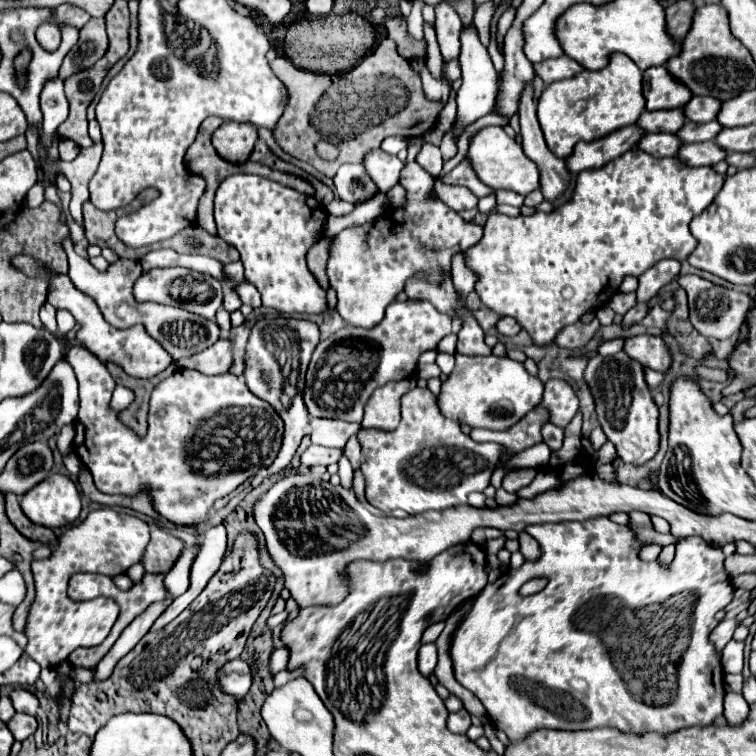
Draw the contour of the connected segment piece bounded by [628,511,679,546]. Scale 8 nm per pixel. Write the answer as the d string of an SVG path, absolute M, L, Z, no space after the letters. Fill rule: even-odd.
M634 511L629 515L630 521L628 526L632 528L632 532L636 534L636 540L640 544L658 544L658 546L666 546L666 544L676 544L679 539L672 538L672 534L660 534L656 532L652 520L647 513Z

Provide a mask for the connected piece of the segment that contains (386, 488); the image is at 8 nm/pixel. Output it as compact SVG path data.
M414 388L412 392L402 396L402 420L396 430L392 432L380 432L380 430L362 430L360 434L360 444L362 444L362 464L360 470L366 480L366 500L382 510L406 510L408 514L422 514L428 508L430 510L440 510L440 508L450 508L458 504L468 504L468 494L470 492L482 492L494 468L500 464L502 456L506 454L504 446L494 444L494 442L474 442L470 436L466 436L460 430L460 424L454 420L448 420L440 408L438 408L438 398L428 390L428 388Z

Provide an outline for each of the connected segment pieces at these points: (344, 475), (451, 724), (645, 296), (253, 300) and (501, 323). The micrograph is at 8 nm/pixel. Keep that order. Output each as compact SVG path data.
M344 456L344 458L340 460L340 482L342 482L342 486L346 486L346 488L352 486L352 472L354 472L354 470L352 470L348 458Z
M458 710L458 712L450 714L450 718L448 718L448 728L452 732L456 732L456 734L466 734L470 724L472 724L470 722L470 714L466 710Z
M666 258L660 260L660 264L654 264L644 276L640 276L640 286L636 290L638 302L646 302L658 294L660 288L670 284L680 274L680 262Z
M248 280L240 282L240 284L234 288L234 292L240 296L240 300L242 300L244 304L250 304L252 308L262 306L262 302L260 302L260 292L258 292L258 290L256 290L256 286L254 286L254 284L250 284Z
M504 316L504 318L500 318L500 320L498 320L496 330L498 330L500 334L504 334L504 336L514 336L514 334L518 334L518 332L520 332L520 326L516 324L516 320L512 320L512 318Z

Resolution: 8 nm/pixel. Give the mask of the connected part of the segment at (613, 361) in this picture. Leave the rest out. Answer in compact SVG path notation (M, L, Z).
M618 352L616 356L600 356L596 354L584 372L588 386L592 388L596 400L598 422L608 436L608 440L616 446L618 456L630 464L644 464L658 452L658 406L650 394L650 388L644 380L644 364L630 358L626 352Z

